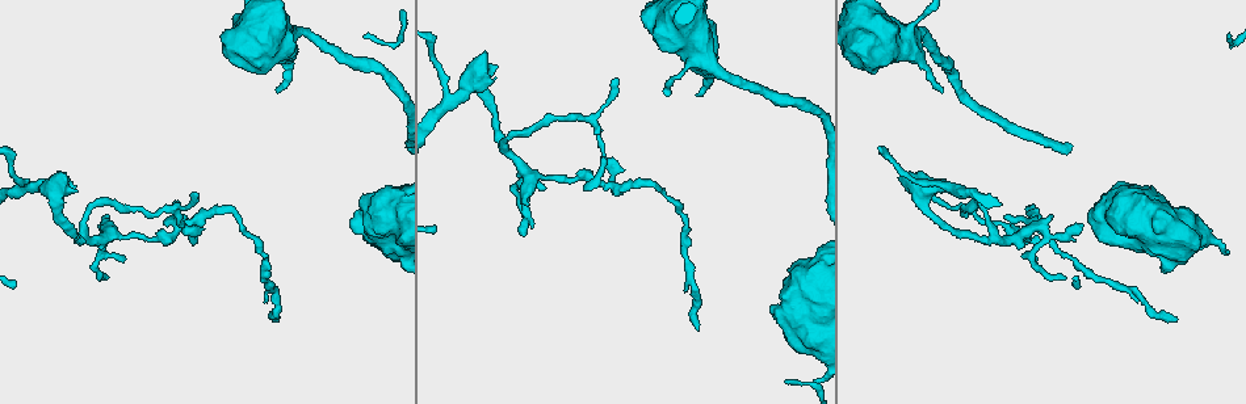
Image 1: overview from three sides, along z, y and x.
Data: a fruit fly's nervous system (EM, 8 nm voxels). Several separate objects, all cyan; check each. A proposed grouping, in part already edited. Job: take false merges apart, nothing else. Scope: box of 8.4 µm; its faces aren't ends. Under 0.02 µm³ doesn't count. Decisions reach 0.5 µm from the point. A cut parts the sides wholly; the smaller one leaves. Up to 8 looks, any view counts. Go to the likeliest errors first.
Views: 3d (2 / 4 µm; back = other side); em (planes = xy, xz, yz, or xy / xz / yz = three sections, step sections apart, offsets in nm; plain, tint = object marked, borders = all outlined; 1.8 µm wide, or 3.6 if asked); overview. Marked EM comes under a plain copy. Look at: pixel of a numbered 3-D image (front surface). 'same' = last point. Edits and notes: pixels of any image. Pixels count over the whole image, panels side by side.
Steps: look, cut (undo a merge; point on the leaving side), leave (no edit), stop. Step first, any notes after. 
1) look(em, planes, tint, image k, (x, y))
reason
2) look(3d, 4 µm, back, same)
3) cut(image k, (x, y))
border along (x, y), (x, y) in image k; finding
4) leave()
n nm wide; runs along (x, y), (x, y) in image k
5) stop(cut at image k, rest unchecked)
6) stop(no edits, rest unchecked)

look(3d, 2 µm, back, image 1, (175, 228))
branch point

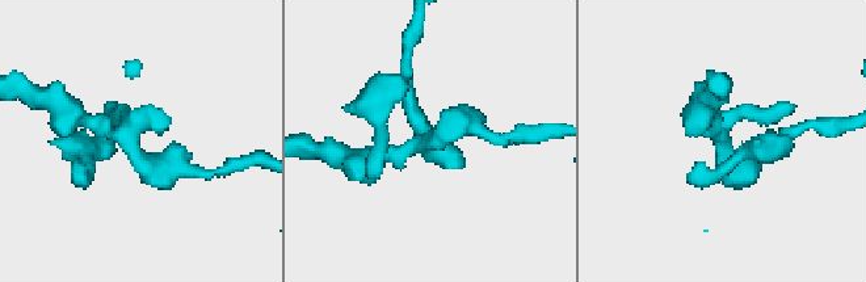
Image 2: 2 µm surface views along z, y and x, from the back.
look(em, planes, tint, image 2, (123, 132))

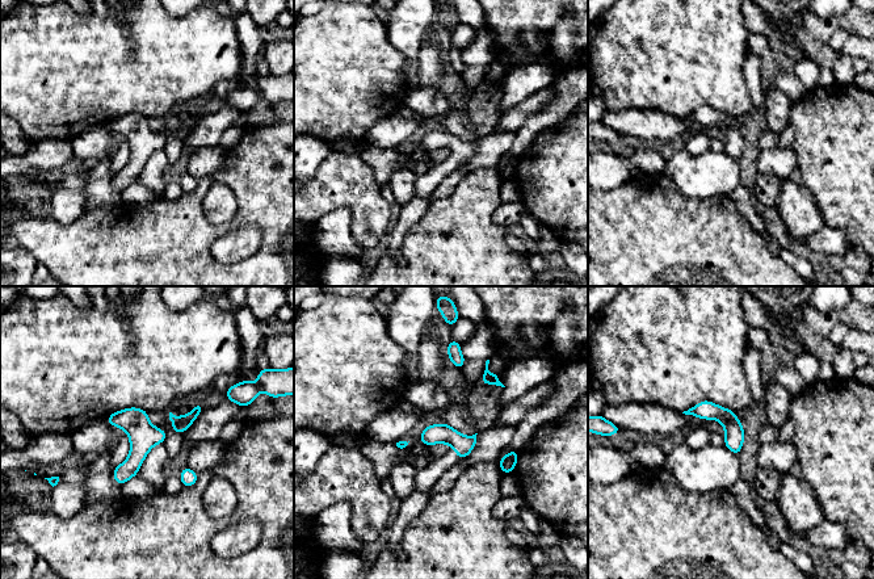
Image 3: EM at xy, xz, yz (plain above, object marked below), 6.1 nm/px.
leave()
continuous, no second neuron

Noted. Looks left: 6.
look(3d, 4 µm, image 1, (910, 32))
calibre changes

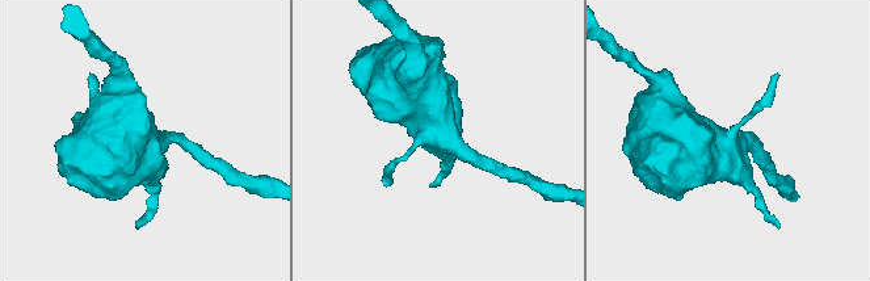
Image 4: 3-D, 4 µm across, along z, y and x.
look(em, 3.6 µm, planes, tint, image 4, (728, 138))

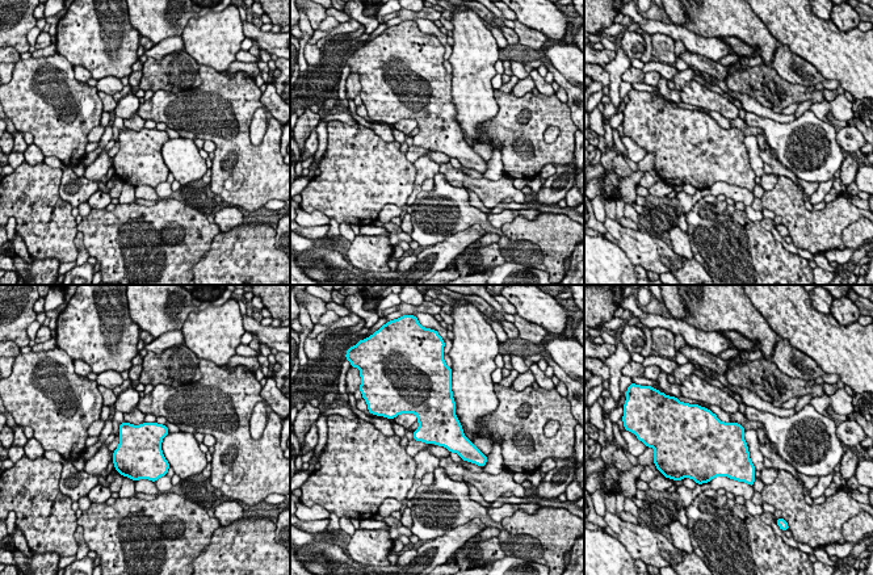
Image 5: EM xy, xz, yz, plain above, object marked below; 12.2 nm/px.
leave()
one neuron here

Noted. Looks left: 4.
look(em, planes, tint, image 1, (450, 99))

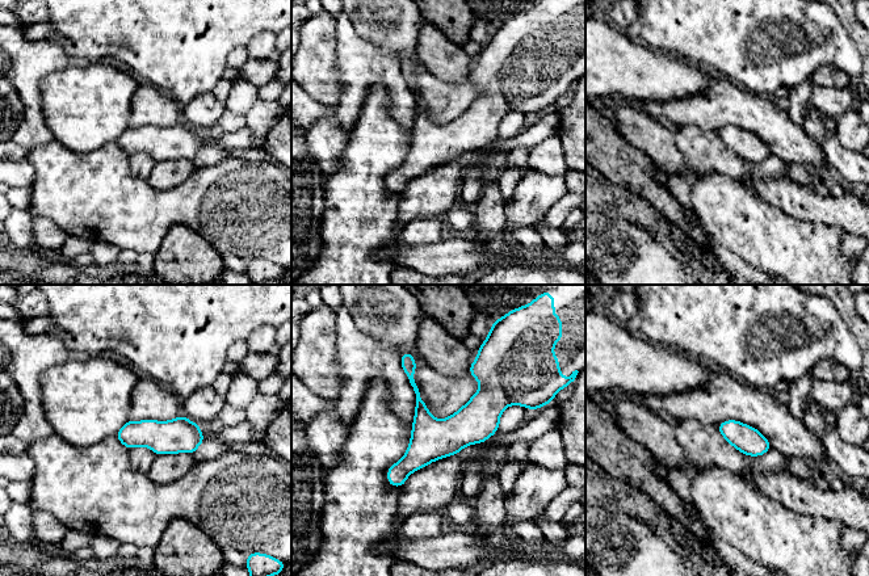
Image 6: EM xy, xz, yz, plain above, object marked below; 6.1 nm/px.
leave()
runs along (411, 358), (422, 450), (395, 483) in image 6; one neuron here

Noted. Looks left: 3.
stop(no edits, rest unchecked)

